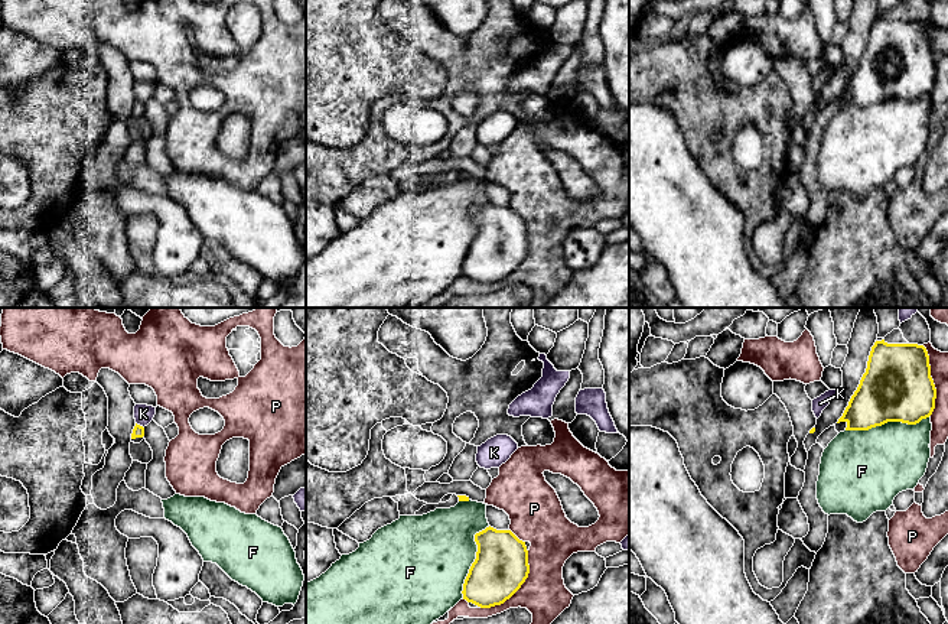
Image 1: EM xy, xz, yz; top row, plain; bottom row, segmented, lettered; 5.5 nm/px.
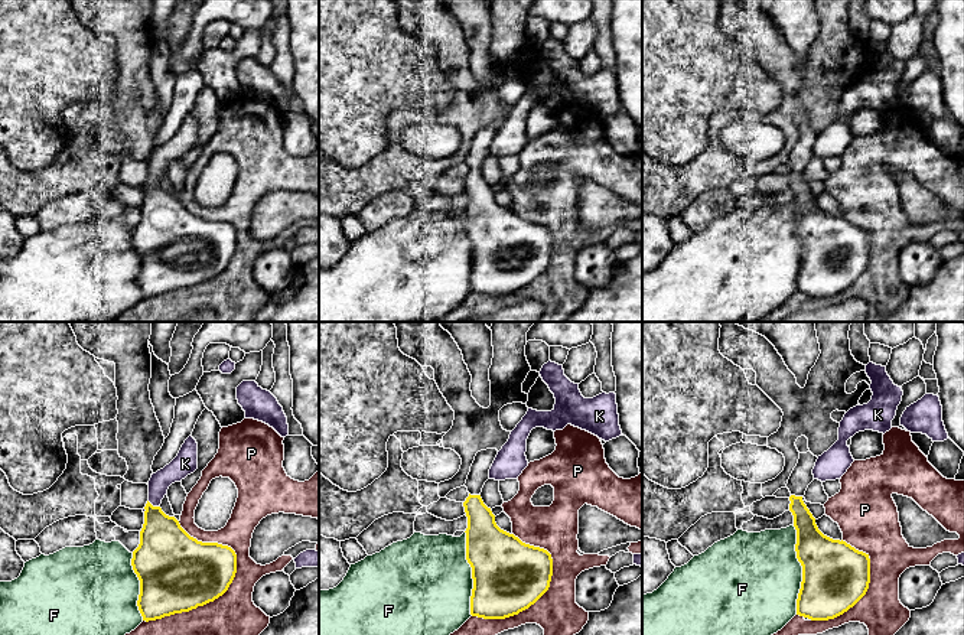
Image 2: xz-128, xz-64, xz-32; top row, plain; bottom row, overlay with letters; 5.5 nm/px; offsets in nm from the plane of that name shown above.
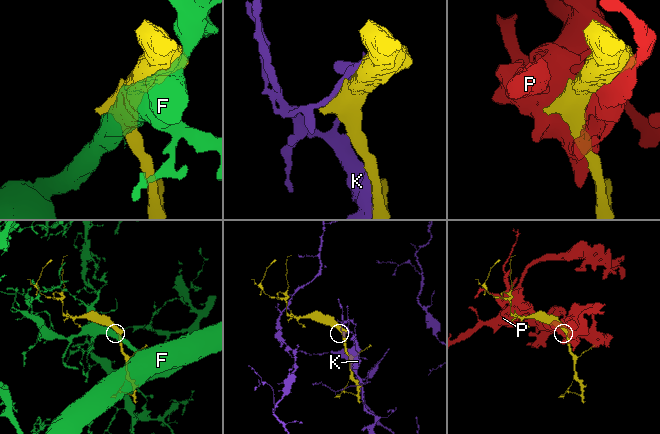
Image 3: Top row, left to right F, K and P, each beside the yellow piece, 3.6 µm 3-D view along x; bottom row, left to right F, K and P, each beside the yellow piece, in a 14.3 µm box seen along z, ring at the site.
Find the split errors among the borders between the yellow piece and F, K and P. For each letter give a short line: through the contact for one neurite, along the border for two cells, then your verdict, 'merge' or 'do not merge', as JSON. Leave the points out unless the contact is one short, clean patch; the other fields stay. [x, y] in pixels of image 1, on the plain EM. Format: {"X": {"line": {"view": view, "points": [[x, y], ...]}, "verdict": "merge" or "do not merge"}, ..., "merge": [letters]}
{"F": {"verdict": "do not merge"}, "K": {"verdict": "do not merge"}, "P": {"verdict": "do not merge"}, "merge": []}

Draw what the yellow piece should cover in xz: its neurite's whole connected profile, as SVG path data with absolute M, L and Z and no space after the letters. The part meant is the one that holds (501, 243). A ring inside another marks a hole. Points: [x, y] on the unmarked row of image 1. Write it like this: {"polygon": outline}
{"polygon": "M486 204L475 211L476 235L463 260L463 276L491 285L509 276L530 250L528 227L511 207Z"}

